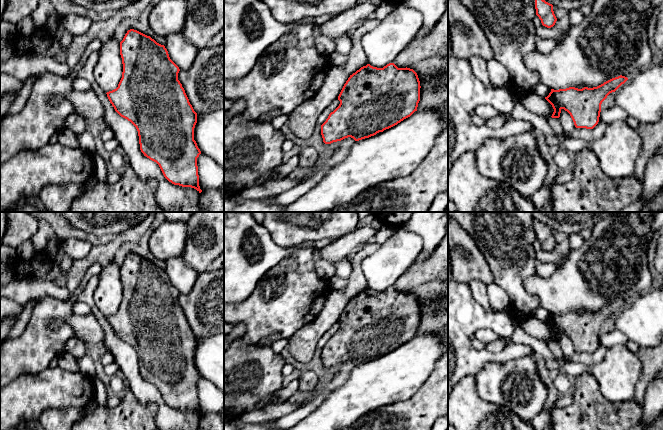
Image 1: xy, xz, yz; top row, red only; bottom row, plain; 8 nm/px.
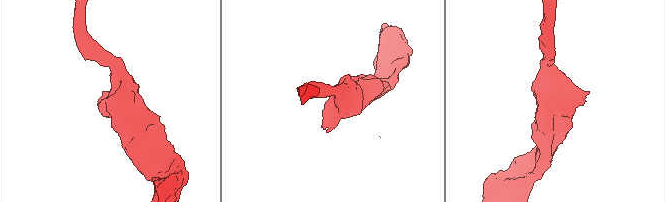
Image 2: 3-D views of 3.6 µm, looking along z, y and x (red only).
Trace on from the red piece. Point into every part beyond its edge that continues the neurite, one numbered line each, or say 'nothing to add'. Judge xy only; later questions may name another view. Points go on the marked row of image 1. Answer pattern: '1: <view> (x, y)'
nothing to add

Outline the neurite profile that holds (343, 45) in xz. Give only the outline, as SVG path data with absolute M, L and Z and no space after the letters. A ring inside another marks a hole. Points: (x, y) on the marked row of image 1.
M341 35L335 39L336 43L336 51L342 53L342 54L348 54L348 52L351 49L351 42L350 38Z

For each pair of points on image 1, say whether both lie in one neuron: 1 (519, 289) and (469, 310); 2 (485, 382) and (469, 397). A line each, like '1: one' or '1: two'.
1: two
2: two

